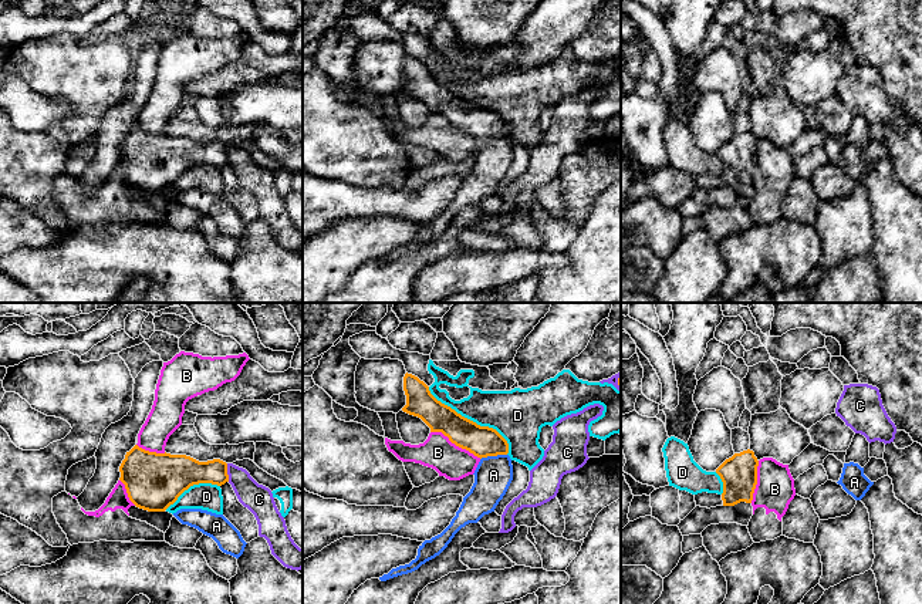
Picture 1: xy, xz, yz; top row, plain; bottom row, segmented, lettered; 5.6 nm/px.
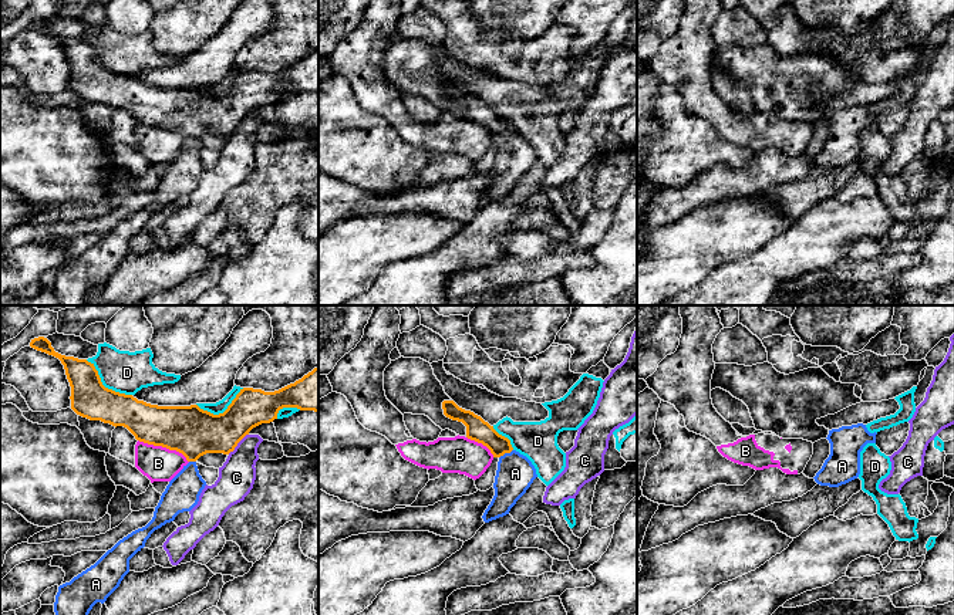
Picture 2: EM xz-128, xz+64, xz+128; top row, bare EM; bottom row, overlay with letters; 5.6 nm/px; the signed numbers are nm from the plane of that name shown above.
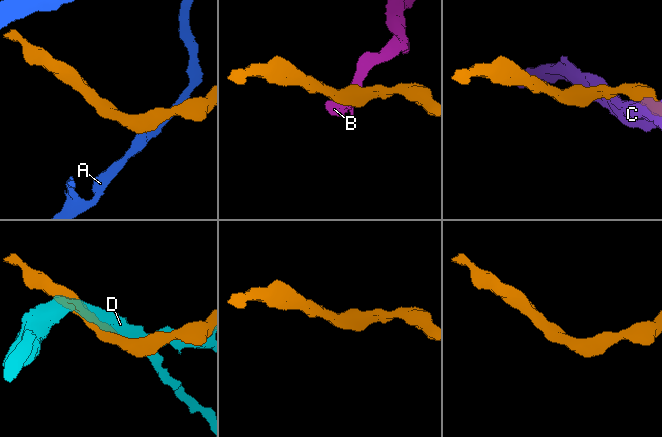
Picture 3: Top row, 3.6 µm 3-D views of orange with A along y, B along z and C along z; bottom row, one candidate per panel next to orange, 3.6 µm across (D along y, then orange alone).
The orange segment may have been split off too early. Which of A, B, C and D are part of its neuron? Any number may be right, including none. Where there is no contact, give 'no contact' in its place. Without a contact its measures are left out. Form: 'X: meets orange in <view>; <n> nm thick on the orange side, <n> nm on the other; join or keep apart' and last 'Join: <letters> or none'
A: meets orange in xz; 180 nm thick on the orange side, 220 nm on the other; keep apart
B: meets orange in xz; 180 nm thick on the orange side, 190 nm on the other; keep apart
C: meets orange in xy; 190 nm thick on the orange side, 160 nm on the other; keep apart
D: meets orange in xz; 180 nm thick on the orange side, 280 nm on the other; keep apart
Join: none

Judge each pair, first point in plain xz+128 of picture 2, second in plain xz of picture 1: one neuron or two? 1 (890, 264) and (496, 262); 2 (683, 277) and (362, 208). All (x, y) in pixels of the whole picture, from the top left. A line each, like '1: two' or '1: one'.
1: one
2: two

